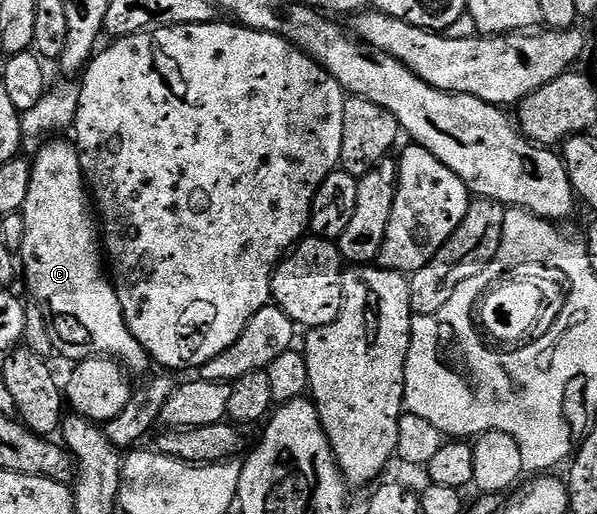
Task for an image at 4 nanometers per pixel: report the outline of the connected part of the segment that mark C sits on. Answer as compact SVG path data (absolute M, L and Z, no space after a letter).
M52 139L40 149L32 164L30 191L23 207L25 238L18 252L22 262L22 281L32 292L31 300L41 306L50 318L50 328L54 334L54 345L72 363L79 363L87 357L107 355L120 362L129 374L149 372L150 358L142 343L134 339L124 318L122 303L118 303L116 286L106 272L106 257L102 252L102 237L98 232L98 221L90 208L90 193L86 188L84 172L80 166L80 153L71 140Z

